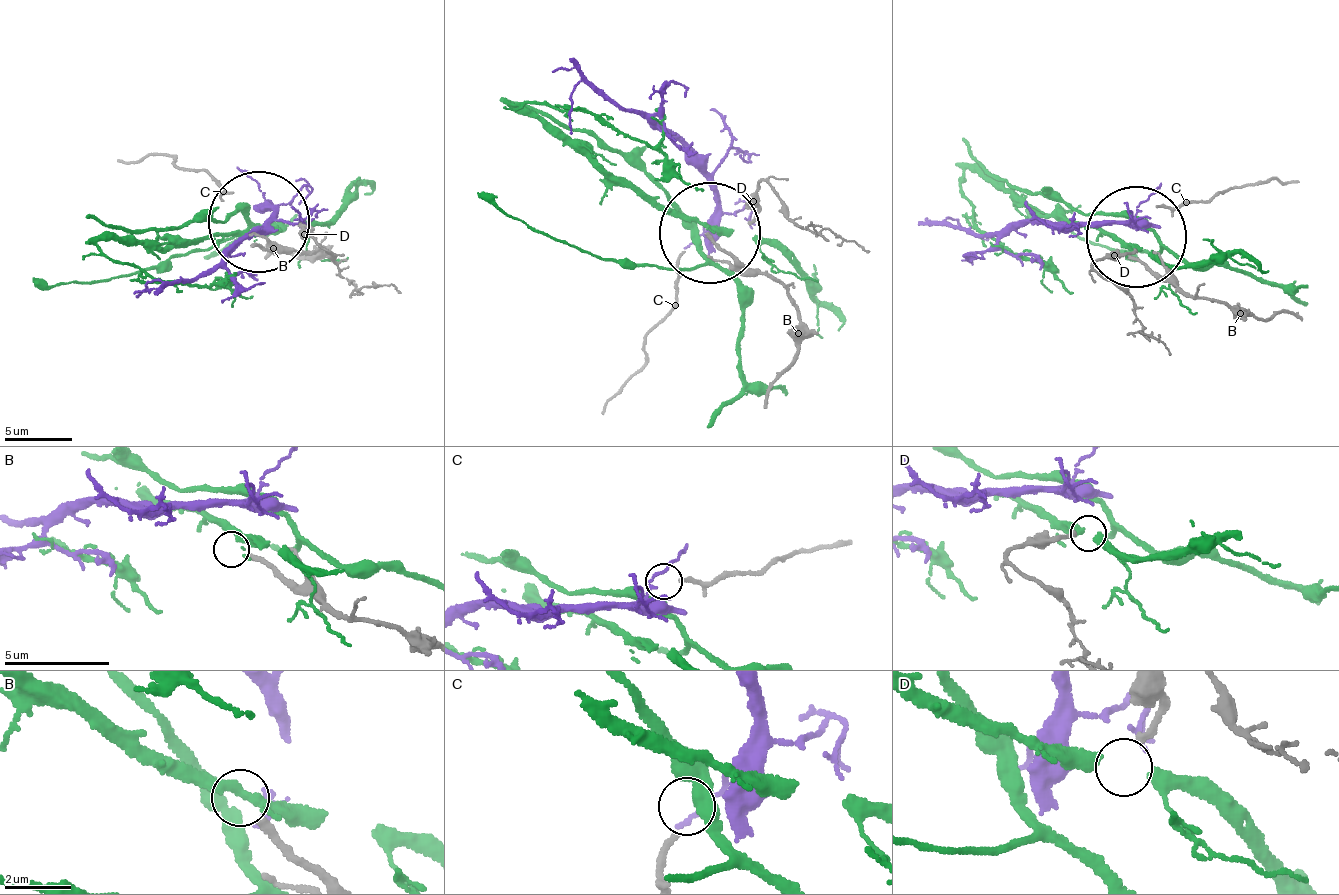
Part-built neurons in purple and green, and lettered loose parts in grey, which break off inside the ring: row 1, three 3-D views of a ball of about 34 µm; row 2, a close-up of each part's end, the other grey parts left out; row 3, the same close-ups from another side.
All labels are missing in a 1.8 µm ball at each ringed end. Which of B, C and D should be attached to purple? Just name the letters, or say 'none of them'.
none of them

